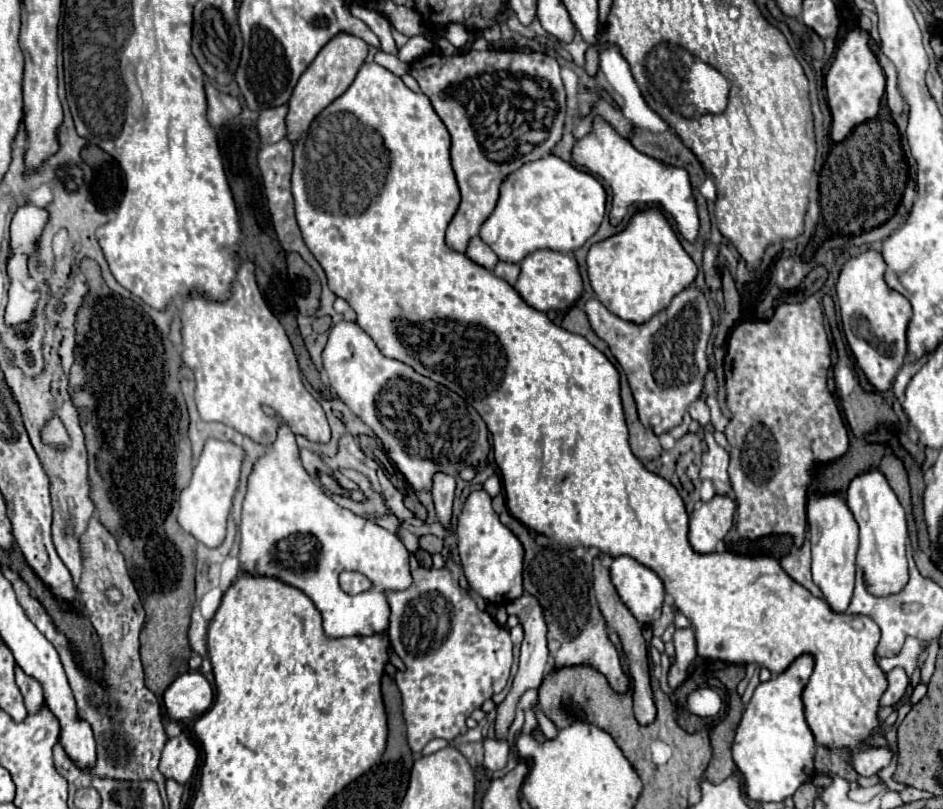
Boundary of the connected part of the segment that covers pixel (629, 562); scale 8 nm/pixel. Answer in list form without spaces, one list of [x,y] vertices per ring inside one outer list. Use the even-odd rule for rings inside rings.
[[[623,555],[613,559],[609,575],[619,599],[641,625],[651,625],[659,619],[665,589],[651,569]]]

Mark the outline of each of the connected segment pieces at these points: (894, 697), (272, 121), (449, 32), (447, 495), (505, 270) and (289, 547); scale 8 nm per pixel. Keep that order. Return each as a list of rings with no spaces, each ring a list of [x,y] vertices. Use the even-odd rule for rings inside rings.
[[[895,667],[893,671],[887,673],[887,691],[881,697],[881,707],[889,707],[899,703],[899,699],[903,697],[903,693],[909,687],[909,677],[901,667]]]
[[[285,105],[275,107],[275,109],[265,109],[259,115],[257,131],[259,131],[259,139],[261,139],[263,145],[281,141],[285,137],[285,133],[287,133],[287,129],[285,129],[285,115],[287,115],[287,107]]]
[[[449,25],[449,27],[445,29],[445,37],[447,37],[449,43],[455,45],[457,49],[463,49],[463,47],[467,45],[467,41],[469,41],[469,33],[467,33],[467,29],[463,29],[461,25]]]
[[[437,473],[431,495],[435,501],[435,511],[437,511],[439,523],[443,525],[443,529],[453,533],[455,527],[453,527],[451,515],[453,515],[453,499],[455,499],[455,479],[447,477],[445,473]]]
[[[499,261],[499,265],[495,267],[493,271],[497,277],[505,279],[509,285],[515,285],[517,277],[519,277],[519,265],[513,265],[513,263],[505,263],[505,261]]]
[[[287,427],[279,429],[277,441],[255,463],[243,501],[239,533],[239,573],[275,577],[303,591],[319,609],[327,637],[385,633],[391,613],[385,593],[405,591],[411,585],[409,551],[401,539],[337,505],[303,469],[295,435]],[[341,571],[359,571],[373,587],[359,595],[347,595],[339,587]]]

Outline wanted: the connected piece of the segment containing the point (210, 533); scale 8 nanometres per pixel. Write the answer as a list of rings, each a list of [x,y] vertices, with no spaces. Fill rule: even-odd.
[[[211,437],[205,441],[203,453],[193,469],[191,485],[181,491],[177,523],[183,527],[183,531],[193,535],[207,547],[219,547],[225,539],[227,515],[231,511],[233,497],[239,487],[243,461],[245,461],[245,451],[239,445]]]

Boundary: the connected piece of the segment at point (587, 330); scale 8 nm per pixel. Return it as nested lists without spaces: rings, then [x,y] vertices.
[[[573,307],[567,315],[565,315],[565,319],[563,319],[563,323],[561,323],[567,331],[571,331],[571,333],[577,333],[577,335],[583,335],[593,347],[597,347],[597,349],[603,349],[603,351],[609,351],[609,347],[607,347],[607,343],[605,341],[601,341],[595,333],[593,333],[593,329],[591,329],[591,325],[589,325],[589,319],[587,319],[587,315],[585,315],[585,311],[583,309],[577,309],[577,307]]]

